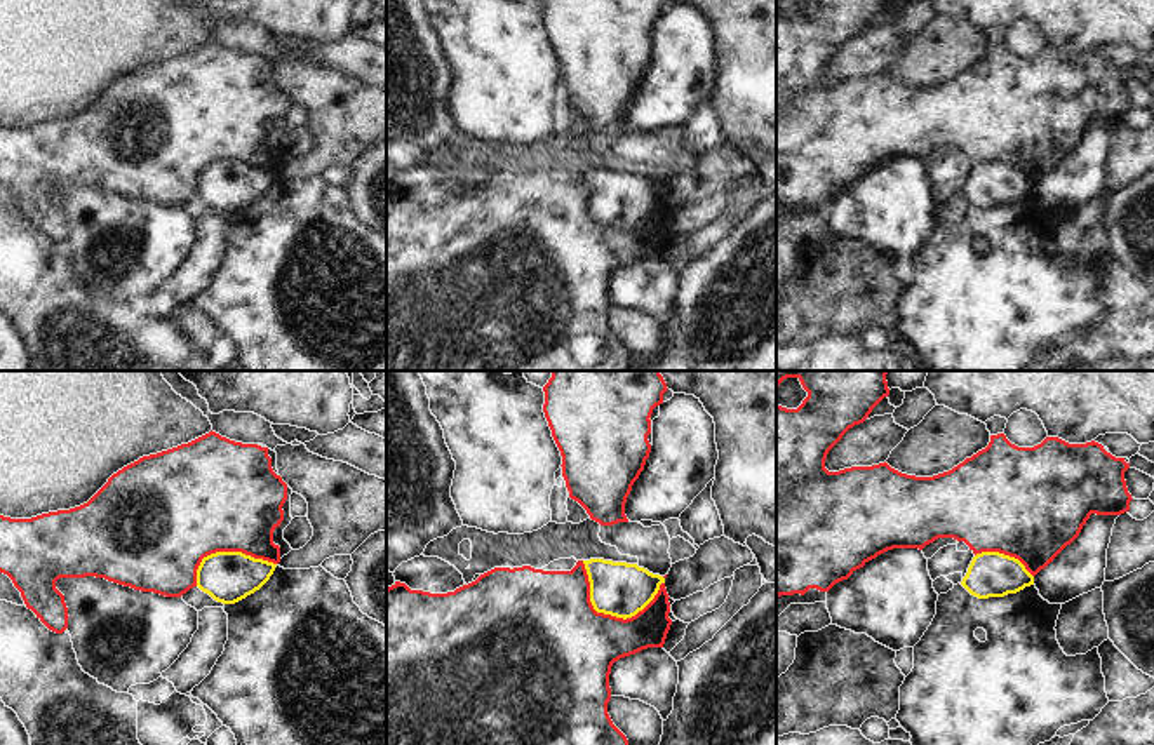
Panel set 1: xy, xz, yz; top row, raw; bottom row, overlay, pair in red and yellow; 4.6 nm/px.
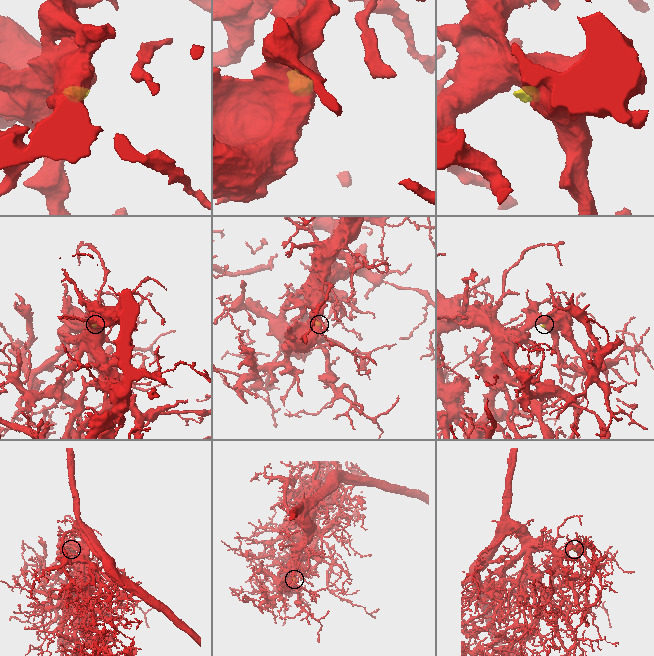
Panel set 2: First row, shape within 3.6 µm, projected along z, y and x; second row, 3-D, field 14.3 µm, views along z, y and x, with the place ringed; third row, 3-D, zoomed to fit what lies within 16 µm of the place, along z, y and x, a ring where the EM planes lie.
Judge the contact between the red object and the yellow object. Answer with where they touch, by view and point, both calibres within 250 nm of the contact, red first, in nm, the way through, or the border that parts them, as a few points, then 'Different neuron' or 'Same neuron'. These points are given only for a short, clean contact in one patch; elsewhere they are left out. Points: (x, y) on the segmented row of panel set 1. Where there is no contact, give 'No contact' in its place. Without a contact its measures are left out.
Touches red at xz (608, 615). Thickness 440 nm (red) against 260 nm. Boundary: xz (582, 561), (590, 604), (617, 617), (634, 617), (664, 582). Different neuron.

